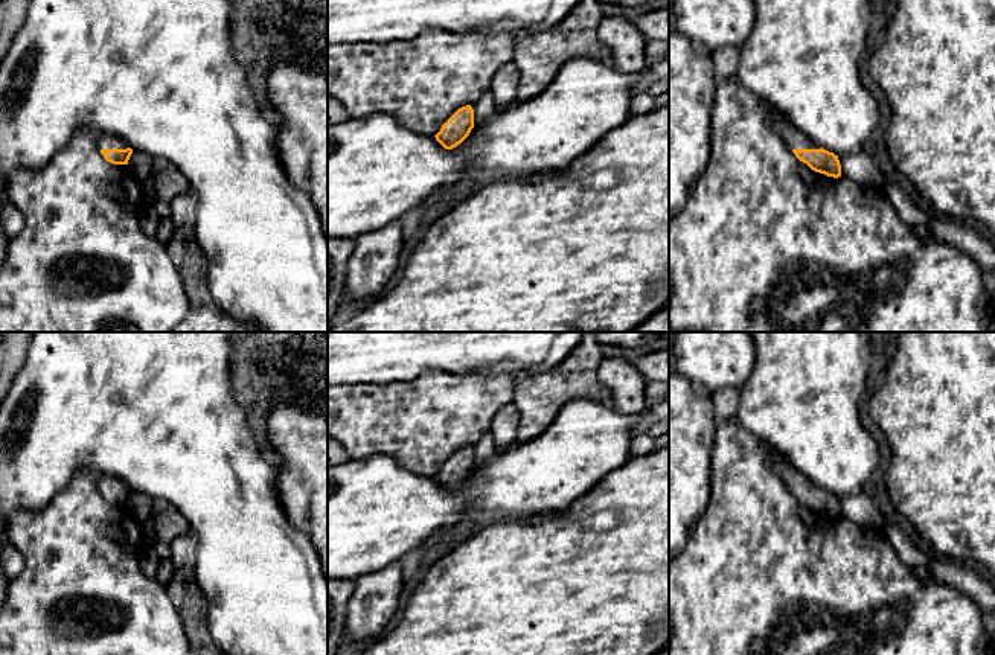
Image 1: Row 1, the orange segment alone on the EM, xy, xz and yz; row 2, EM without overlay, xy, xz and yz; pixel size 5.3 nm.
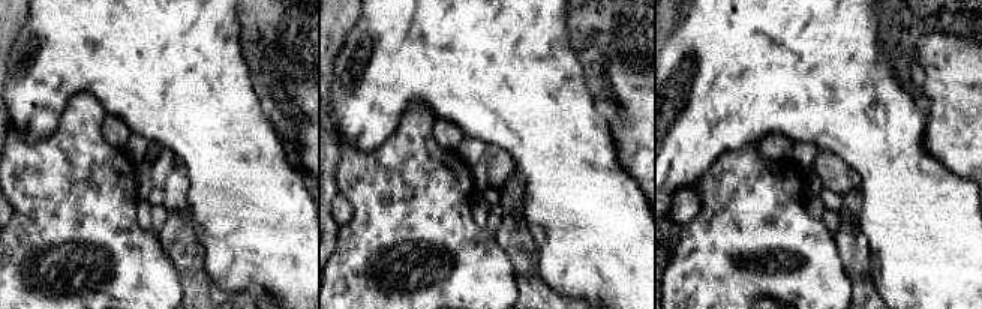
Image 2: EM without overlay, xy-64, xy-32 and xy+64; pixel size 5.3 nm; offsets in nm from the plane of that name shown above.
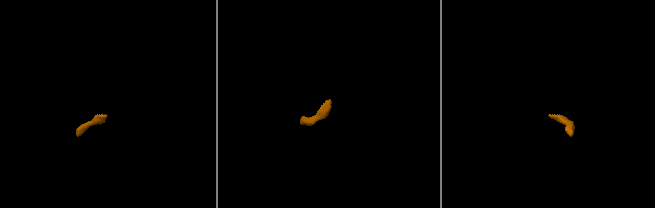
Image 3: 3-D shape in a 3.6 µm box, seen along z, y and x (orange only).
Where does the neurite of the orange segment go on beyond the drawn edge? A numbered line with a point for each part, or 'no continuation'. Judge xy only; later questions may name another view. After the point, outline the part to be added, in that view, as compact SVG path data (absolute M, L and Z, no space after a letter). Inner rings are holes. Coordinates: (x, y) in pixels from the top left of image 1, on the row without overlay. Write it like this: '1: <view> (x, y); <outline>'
1: xy (105, 482); M101 475L98 481L98 487L99 490L126 490L128 489L128 486L122 480L111 475Z

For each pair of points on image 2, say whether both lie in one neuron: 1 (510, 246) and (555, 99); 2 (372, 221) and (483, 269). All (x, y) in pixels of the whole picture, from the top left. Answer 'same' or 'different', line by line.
1: different
2: same

